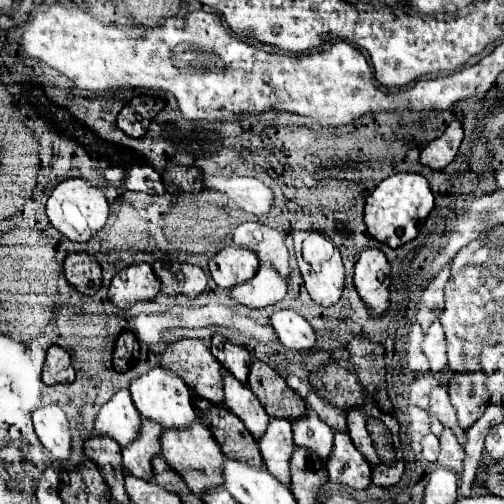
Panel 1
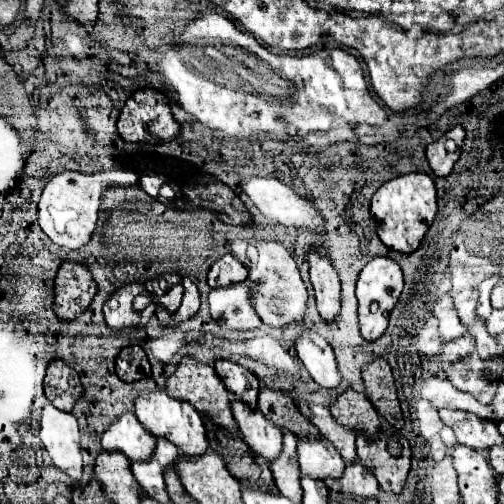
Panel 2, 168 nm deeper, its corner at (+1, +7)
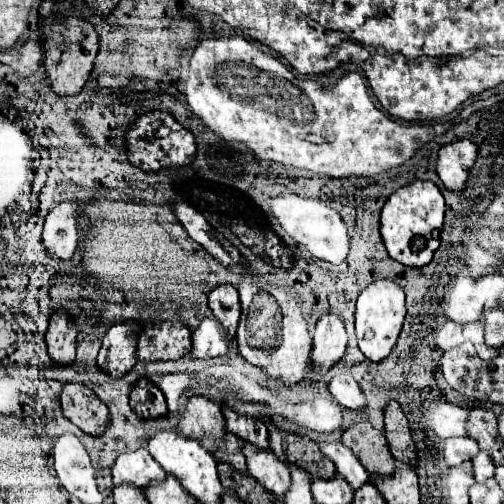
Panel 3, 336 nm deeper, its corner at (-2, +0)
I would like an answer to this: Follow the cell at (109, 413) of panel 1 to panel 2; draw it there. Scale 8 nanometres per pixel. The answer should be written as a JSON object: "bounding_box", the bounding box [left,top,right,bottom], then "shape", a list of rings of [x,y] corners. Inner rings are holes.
{"bounding_box":[102,414,156,462],"shape":[[[134,414],[122,416],[102,436],[104,452],[122,452],[130,462],[148,460],[154,454],[154,448],[156,438],[150,436],[142,424],[138,424],[138,418]]]}

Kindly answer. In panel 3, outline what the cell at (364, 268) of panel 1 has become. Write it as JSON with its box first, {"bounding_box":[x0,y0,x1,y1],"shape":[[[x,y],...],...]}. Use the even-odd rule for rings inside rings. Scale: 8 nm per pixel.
{"bounding_box":[355,277,405,361],"shape":[[[379,277],[361,291],[355,311],[355,329],[357,329],[359,349],[365,353],[367,359],[381,361],[389,355],[399,337],[403,317],[405,317],[405,293],[393,279]]]}

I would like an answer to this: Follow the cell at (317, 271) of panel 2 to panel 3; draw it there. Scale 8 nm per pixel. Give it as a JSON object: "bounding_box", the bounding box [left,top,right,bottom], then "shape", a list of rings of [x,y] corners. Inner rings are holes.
{"bounding_box":[305,311,347,381],"shape":[[[333,311],[321,315],[315,327],[313,351],[311,351],[311,359],[317,369],[313,375],[307,375],[305,379],[307,381],[317,379],[319,369],[329,369],[331,365],[335,365],[343,357],[345,349],[347,349],[347,335],[341,317],[335,315]]]}

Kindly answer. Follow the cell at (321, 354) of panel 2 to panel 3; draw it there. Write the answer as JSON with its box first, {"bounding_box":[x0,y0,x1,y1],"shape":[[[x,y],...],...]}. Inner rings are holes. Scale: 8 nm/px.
{"bounding_box":[327,373,365,409],"shape":[[[349,373],[333,377],[329,381],[327,389],[335,397],[335,401],[343,407],[349,407],[349,409],[363,409],[365,407],[365,397],[363,397],[357,381]]]}

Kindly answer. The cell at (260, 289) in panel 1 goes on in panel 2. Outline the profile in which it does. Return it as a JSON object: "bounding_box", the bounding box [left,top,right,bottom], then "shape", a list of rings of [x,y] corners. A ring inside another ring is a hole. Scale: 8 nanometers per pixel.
{"bounding_box":[208,282,262,332],"shape":[[[246,282],[212,290],[208,294],[208,308],[212,320],[222,322],[228,330],[246,332],[262,324],[250,304],[250,288]]]}

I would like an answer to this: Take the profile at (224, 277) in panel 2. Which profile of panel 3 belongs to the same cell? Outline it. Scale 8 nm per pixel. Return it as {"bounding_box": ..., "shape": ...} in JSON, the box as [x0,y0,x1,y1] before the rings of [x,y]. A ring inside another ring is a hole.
{"bounding_box":[209,283,241,337],"shape":[[[231,283],[217,285],[209,293],[209,309],[229,331],[229,337],[235,337],[235,329],[237,329],[239,315],[241,315],[241,303],[239,303],[237,289]]]}

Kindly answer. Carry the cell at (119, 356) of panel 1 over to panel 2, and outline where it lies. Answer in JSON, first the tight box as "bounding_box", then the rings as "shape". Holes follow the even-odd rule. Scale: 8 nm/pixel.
{"bounding_box":[116,344,152,382],"shape":[[[138,344],[128,346],[120,352],[120,356],[116,358],[116,374],[124,382],[136,382],[152,374],[150,362]]]}

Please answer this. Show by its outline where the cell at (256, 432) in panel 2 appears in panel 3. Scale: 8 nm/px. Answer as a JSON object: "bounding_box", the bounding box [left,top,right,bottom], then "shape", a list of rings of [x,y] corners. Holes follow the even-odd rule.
{"bounding_box":[243,443,289,499],"shape":[[[245,443],[243,453],[247,457],[247,469],[249,475],[253,475],[267,491],[271,491],[275,497],[283,499],[285,491],[289,489],[289,467],[273,455],[273,451],[257,451],[251,443]]]}

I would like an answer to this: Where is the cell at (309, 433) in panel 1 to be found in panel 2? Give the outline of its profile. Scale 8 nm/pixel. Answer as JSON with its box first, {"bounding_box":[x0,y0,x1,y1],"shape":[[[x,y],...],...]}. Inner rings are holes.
{"bounding_box":[298,438,346,480],"shape":[[[324,438],[318,440],[298,440],[298,460],[302,476],[314,478],[314,480],[326,480],[326,478],[340,478],[346,464],[334,452],[332,444]]]}

